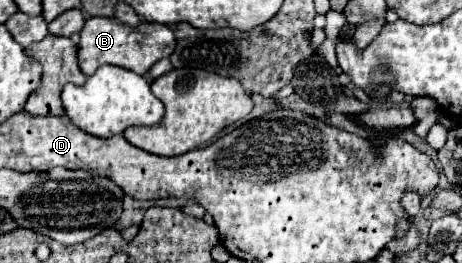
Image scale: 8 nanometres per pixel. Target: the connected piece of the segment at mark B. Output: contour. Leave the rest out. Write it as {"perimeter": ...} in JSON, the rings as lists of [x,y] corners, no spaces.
{"perimeter":[[[94,16],[94,18],[88,18],[84,28],[80,30],[78,64],[86,76],[92,76],[96,72],[96,68],[102,64],[128,68],[128,70],[144,76],[152,68],[152,64],[156,64],[162,58],[168,58],[174,52],[174,46],[176,46],[176,38],[174,38],[174,30],[170,26],[142,22],[140,26],[132,28],[128,24],[118,22],[116,18]]]}

